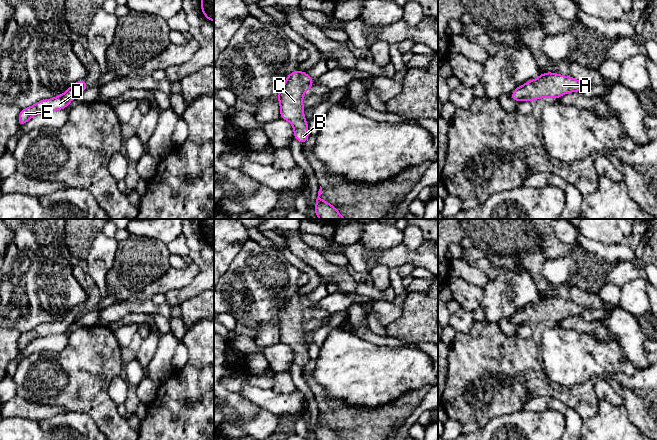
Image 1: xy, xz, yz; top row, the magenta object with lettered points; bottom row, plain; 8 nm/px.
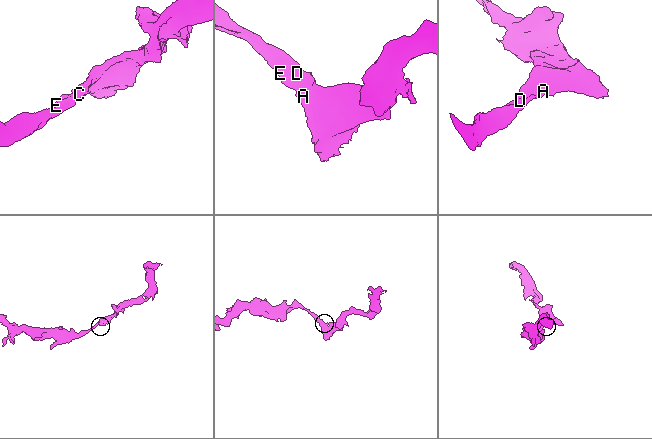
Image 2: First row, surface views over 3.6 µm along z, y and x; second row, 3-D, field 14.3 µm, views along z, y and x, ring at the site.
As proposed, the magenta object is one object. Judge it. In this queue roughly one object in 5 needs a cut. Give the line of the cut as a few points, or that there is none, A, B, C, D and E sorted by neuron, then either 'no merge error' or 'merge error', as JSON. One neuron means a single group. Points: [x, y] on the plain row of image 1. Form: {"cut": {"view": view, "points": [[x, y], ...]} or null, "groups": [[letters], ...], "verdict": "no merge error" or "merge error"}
{"cut": null, "groups": [["A", "B", "C", "D", "E"]], "verdict": "no merge error"}

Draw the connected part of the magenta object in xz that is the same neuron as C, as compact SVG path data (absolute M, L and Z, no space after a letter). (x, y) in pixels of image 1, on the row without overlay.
M297 293L286 301L277 318L280 342L291 347L294 363L303 369L310 362L308 346L304 341L303 321L307 313L314 311L313 304L306 296Z

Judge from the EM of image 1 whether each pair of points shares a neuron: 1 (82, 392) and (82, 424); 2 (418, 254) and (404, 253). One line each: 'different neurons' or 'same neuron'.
1: different neurons
2: same neuron

